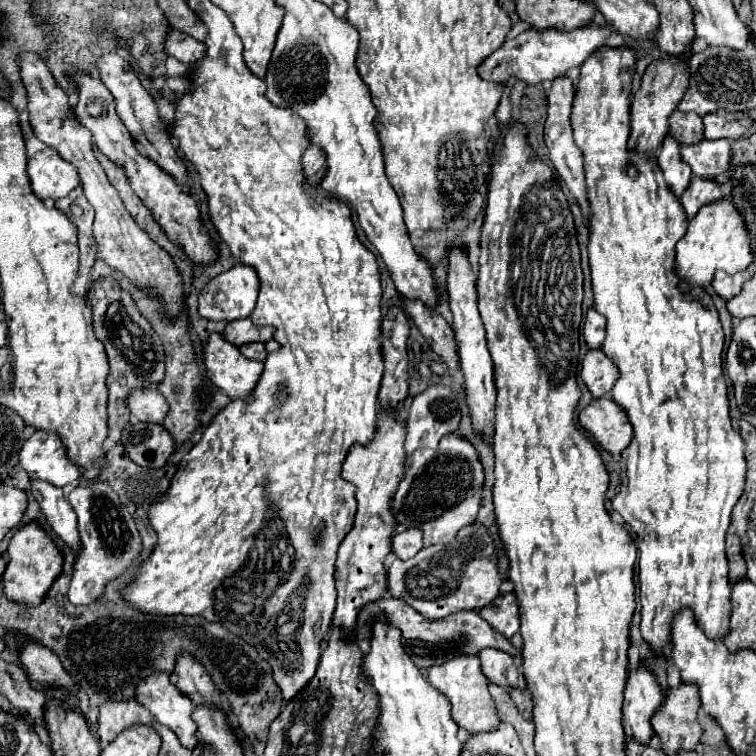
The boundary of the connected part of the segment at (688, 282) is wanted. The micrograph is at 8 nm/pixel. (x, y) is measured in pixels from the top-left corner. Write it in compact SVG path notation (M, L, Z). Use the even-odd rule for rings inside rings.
M724 196L718 202L704 204L698 214L688 222L686 234L676 244L676 272L680 276L682 288L702 286L708 288L714 274L724 270L726 274L736 274L746 270L752 262L752 248L748 230L742 214L732 202L732 196Z

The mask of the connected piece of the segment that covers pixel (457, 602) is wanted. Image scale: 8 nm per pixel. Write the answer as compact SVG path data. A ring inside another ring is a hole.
M482 524L464 526L452 544L422 548L410 560L394 560L388 568L388 588L392 596L408 600L424 616L438 620L460 610L480 610L500 594L502 576L498 572L498 552L490 530Z

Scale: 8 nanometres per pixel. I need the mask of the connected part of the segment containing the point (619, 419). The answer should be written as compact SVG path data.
M592 400L578 416L580 426L594 436L594 440L608 452L622 452L632 440L632 424L614 400Z

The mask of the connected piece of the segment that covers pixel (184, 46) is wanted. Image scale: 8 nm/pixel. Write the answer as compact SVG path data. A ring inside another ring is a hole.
M170 30L166 38L166 52L184 62L186 66L192 66L206 56L206 46L198 40L192 40L192 36L186 36L184 32Z

